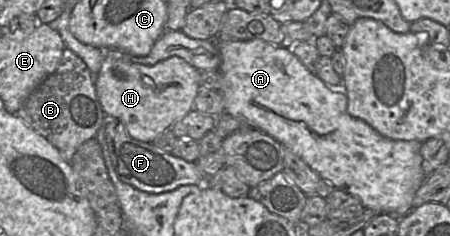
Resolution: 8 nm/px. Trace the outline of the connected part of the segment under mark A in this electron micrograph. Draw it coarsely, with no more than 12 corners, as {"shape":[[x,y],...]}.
{"shape":[[216,39],[225,113],[398,218],[425,181],[291,48]]}

